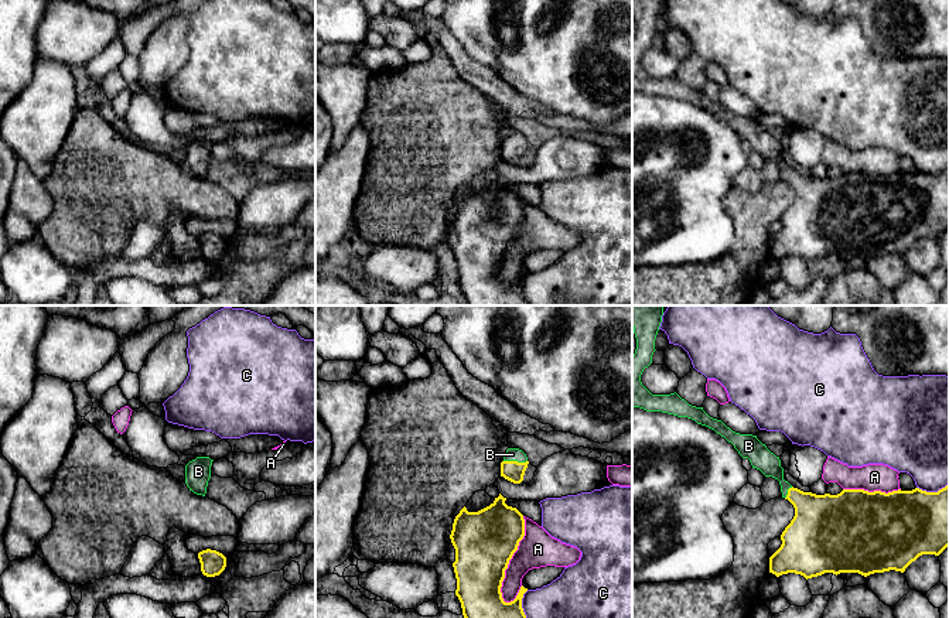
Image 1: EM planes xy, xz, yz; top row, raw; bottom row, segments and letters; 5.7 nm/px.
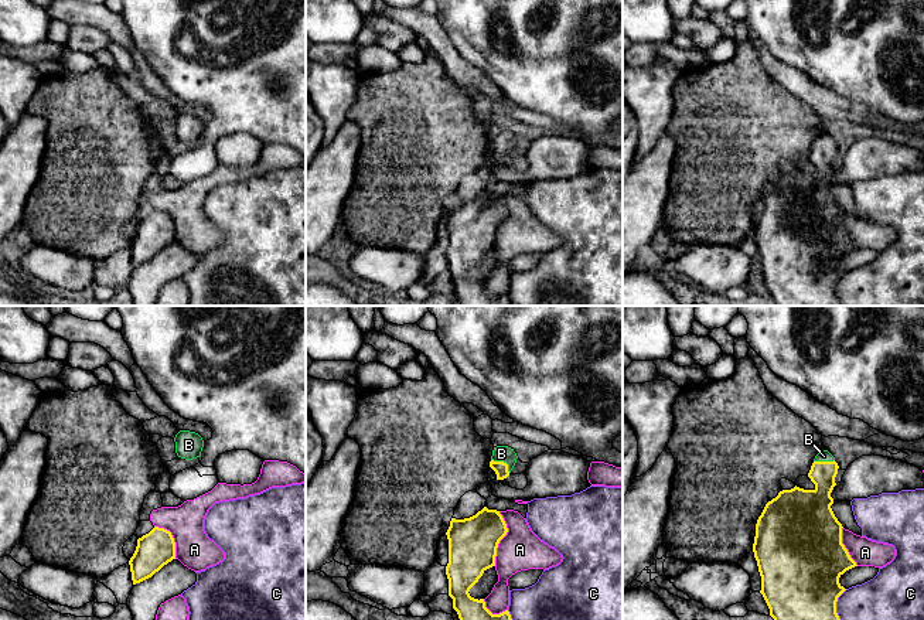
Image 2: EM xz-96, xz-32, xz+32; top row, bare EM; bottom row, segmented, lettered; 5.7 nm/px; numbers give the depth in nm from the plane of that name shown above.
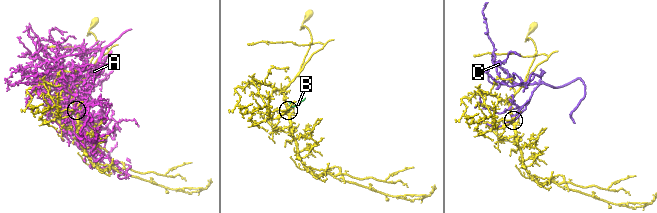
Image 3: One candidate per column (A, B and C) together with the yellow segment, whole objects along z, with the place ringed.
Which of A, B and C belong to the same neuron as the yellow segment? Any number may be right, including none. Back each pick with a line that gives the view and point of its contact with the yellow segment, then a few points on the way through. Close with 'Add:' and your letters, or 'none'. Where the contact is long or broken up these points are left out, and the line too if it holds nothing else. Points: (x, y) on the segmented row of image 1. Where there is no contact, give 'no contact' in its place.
B: meets yellow in xz at (515, 461)
Add: B

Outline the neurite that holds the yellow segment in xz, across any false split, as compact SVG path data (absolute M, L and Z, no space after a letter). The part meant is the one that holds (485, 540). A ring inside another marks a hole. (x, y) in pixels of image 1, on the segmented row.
M499 494L489 506L478 512L468 512L464 506L454 519L450 539L455 549L453 563L457 578L455 595L461 602L464 618L526 618L522 598L528 588L522 585L511 602L505 602L501 593L505 570L525 536L523 515L505 501L506 498Z

